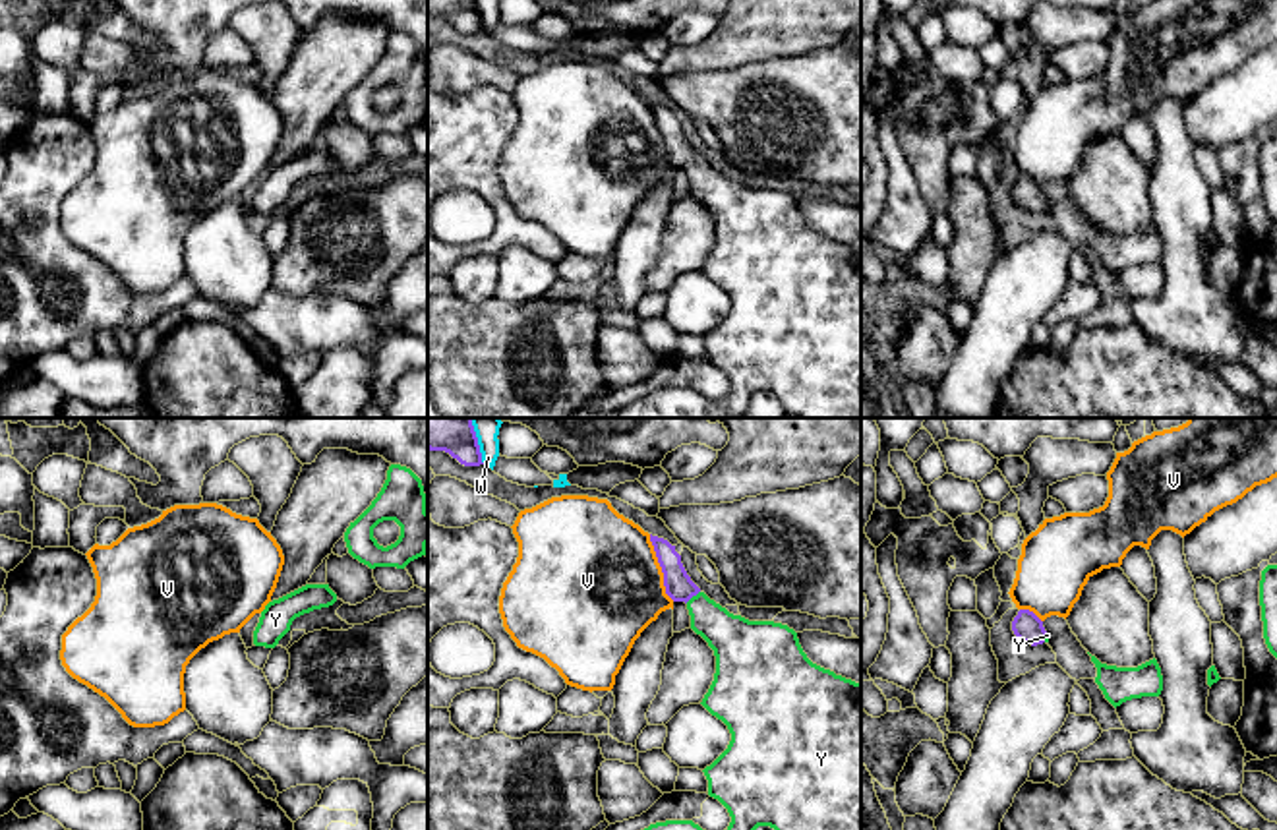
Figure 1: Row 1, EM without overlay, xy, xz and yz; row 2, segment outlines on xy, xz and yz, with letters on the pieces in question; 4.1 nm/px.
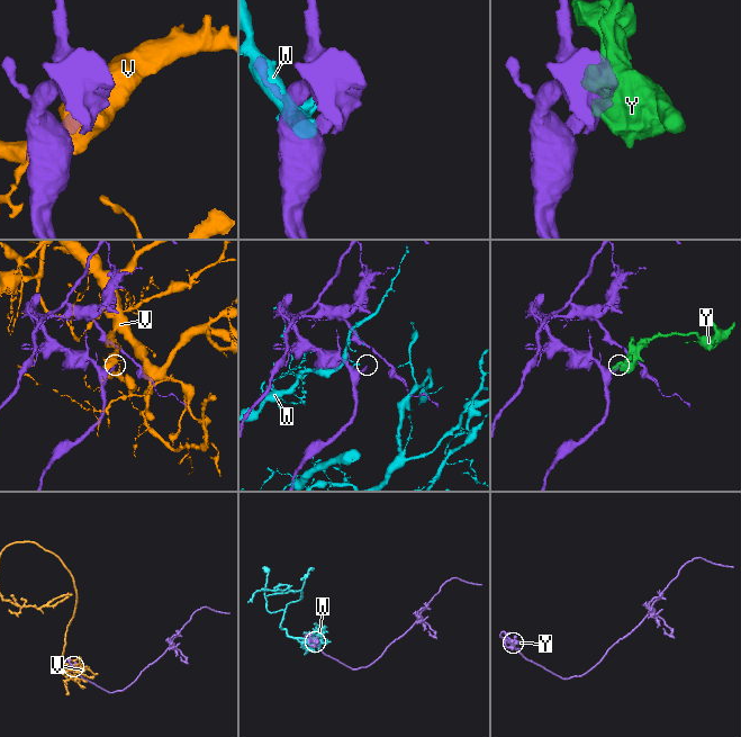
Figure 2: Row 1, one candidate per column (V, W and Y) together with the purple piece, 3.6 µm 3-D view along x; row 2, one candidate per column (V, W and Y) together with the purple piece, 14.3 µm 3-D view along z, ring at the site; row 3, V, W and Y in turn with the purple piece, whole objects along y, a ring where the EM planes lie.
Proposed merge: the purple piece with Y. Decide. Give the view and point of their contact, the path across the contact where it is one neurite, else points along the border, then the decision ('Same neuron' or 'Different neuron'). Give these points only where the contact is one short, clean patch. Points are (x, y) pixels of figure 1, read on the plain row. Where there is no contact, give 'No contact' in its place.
Touches purple at xz (691, 163). Path across: xz (680, 153), (691, 163), (734, 206). Same neuron

